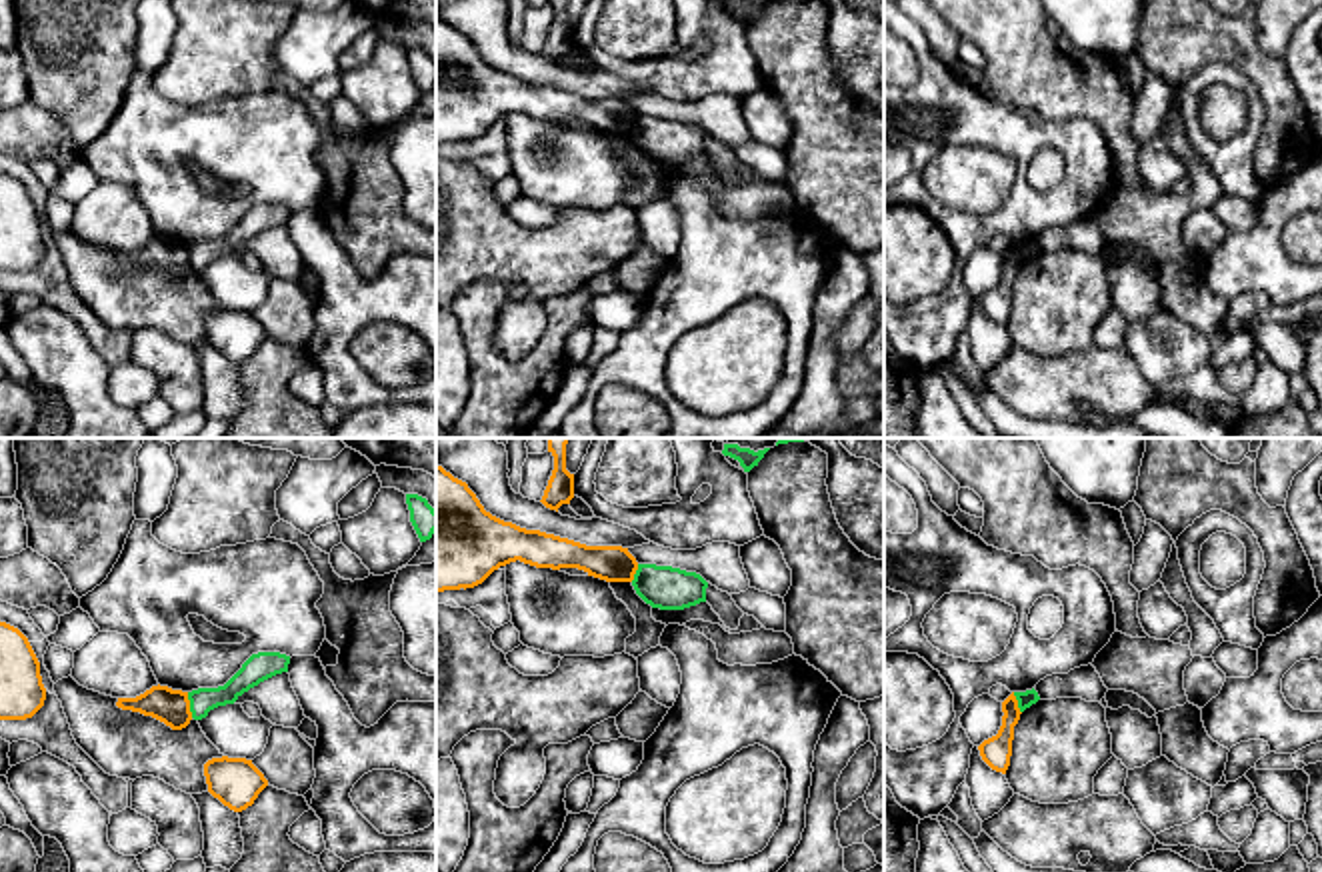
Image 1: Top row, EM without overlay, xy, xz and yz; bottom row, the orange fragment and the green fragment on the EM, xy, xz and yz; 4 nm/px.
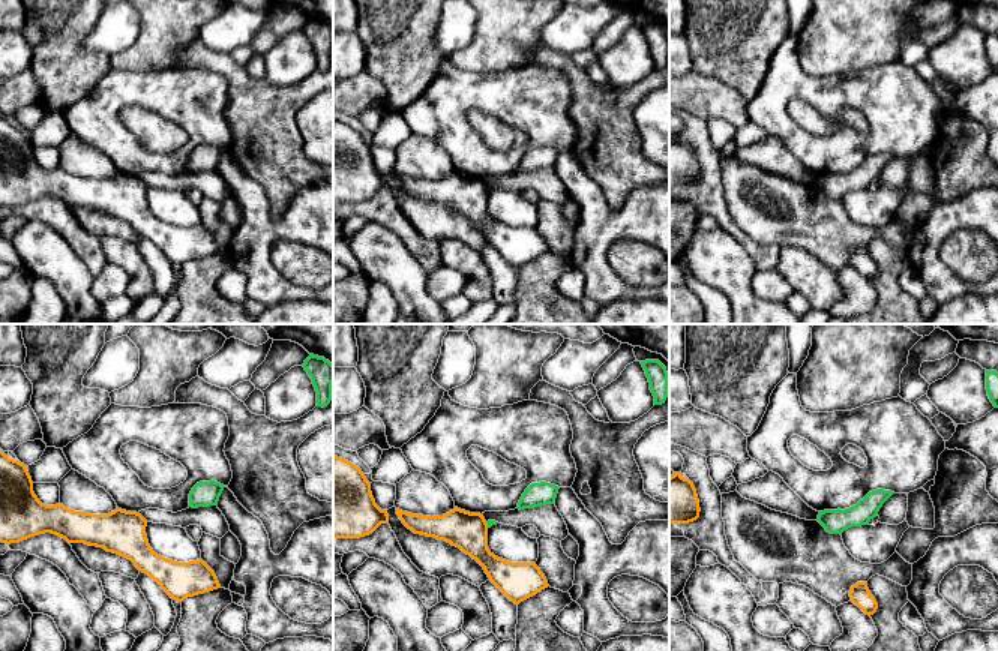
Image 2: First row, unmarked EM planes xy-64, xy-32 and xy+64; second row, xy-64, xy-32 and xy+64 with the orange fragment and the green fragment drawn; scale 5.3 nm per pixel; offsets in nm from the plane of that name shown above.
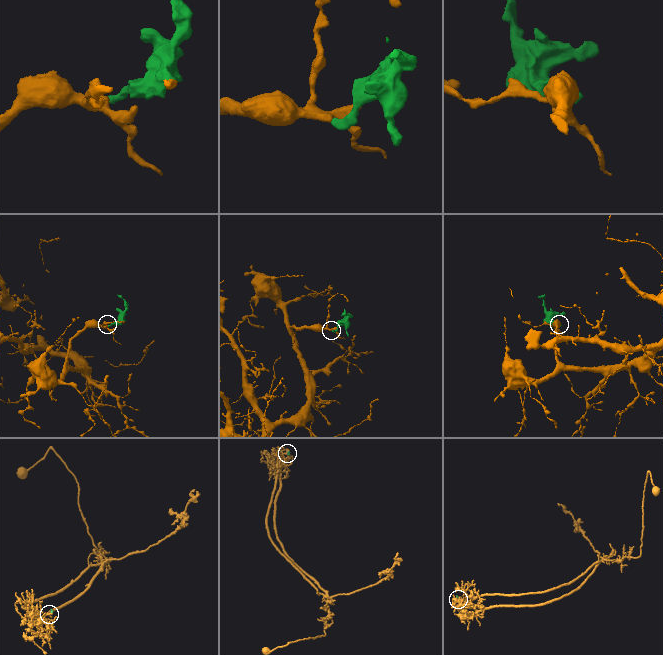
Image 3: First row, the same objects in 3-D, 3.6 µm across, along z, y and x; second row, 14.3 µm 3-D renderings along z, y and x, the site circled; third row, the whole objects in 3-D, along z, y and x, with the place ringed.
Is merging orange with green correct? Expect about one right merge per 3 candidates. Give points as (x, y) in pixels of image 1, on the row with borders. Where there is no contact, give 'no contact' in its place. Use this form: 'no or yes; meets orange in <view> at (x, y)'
no; meets orange in xy at (188, 704)

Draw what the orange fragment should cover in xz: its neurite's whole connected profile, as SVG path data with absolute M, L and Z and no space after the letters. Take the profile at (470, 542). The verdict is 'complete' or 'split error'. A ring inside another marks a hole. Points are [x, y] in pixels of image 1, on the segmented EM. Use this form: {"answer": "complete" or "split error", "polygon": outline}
{"answer": "complete", "polygon": "M436 464L436 592L474 588L494 570L516 560L536 568L578 568L606 582L632 582L638 570L638 562L628 548L586 546L492 516L466 482Z"}

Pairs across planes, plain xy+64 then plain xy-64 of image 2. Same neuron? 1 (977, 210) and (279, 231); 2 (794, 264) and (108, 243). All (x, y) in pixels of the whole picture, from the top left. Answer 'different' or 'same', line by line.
1: same
2: same

